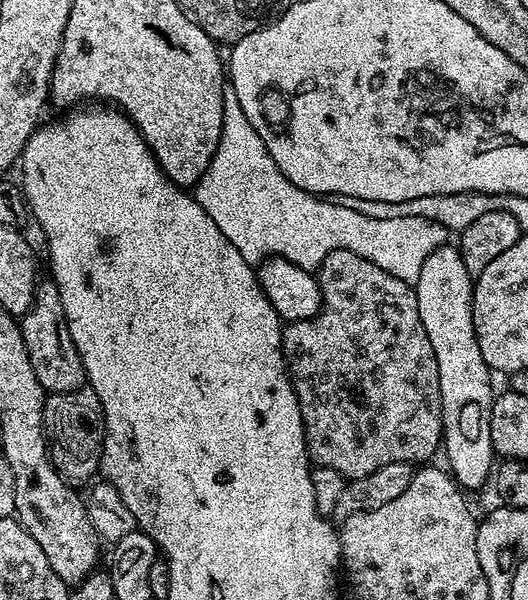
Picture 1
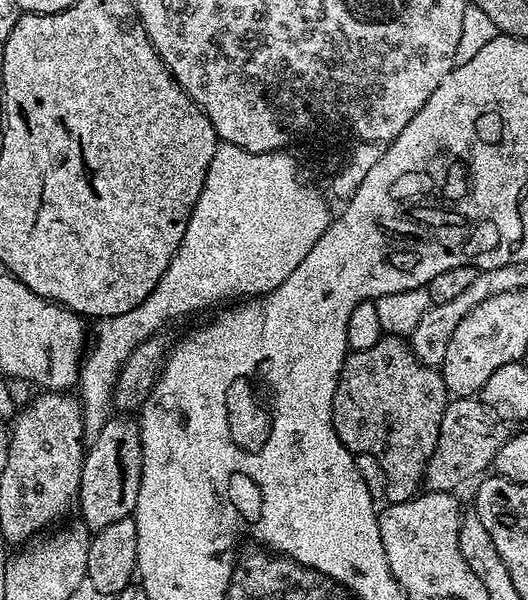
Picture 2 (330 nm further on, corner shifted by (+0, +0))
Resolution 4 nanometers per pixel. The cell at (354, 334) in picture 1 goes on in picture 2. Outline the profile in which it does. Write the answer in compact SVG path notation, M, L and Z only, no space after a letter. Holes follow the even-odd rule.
M384 334L370 349L349 351L332 403L334 430L353 454L370 454L370 458L382 466L382 474L386 474L384 500L388 504L406 502L420 495L430 454L434 454L434 446L438 446L438 430L449 399L450 393L439 371L423 364L412 352L407 339Z

